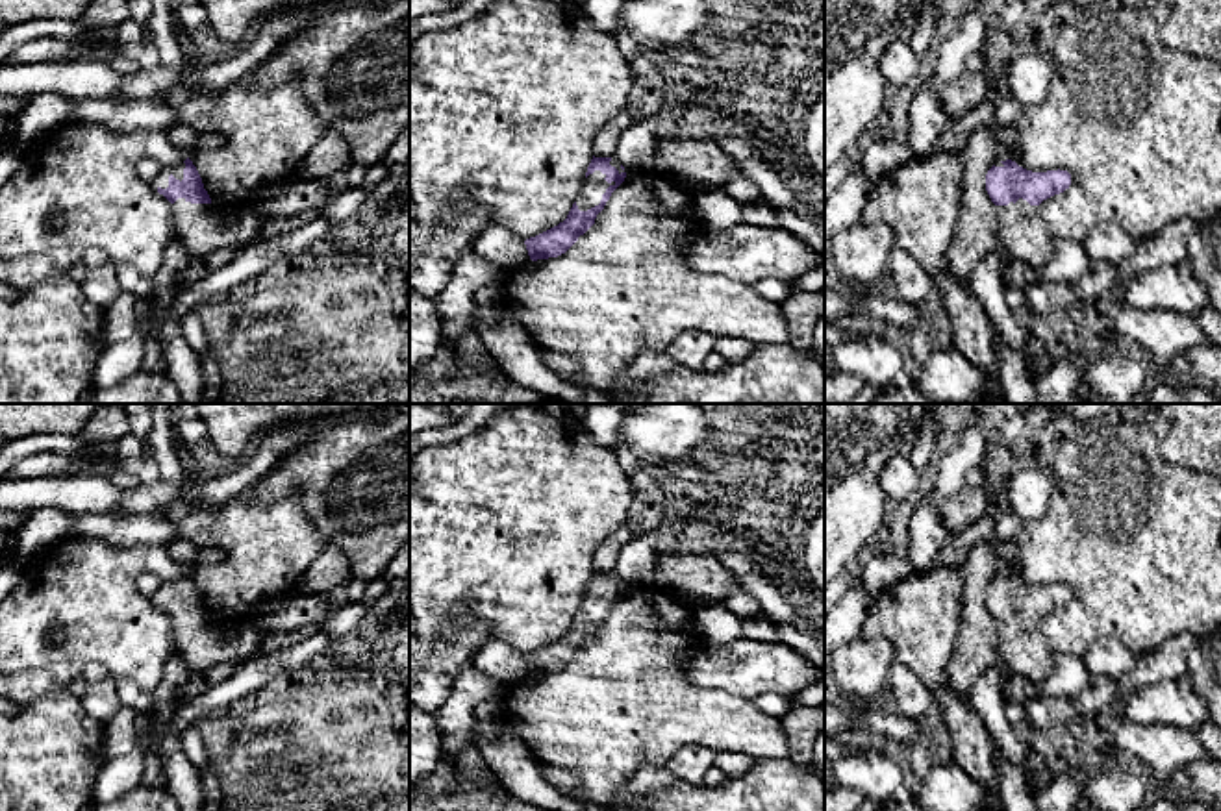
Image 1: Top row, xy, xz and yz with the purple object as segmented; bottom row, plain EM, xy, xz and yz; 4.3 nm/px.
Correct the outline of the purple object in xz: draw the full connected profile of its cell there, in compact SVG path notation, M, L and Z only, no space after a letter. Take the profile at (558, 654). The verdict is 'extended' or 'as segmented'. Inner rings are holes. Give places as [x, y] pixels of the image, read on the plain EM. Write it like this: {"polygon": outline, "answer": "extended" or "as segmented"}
{"polygon": "M593 570L567 633L524 655L530 674L537 676L565 668L595 639L597 630L604 624L611 607L624 596L626 589L615 570Z", "answer": "extended"}

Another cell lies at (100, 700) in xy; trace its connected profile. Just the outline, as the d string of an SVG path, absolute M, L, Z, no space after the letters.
M109 676L98 683L87 685L82 705L89 717L104 726L109 724L122 707L115 680Z

